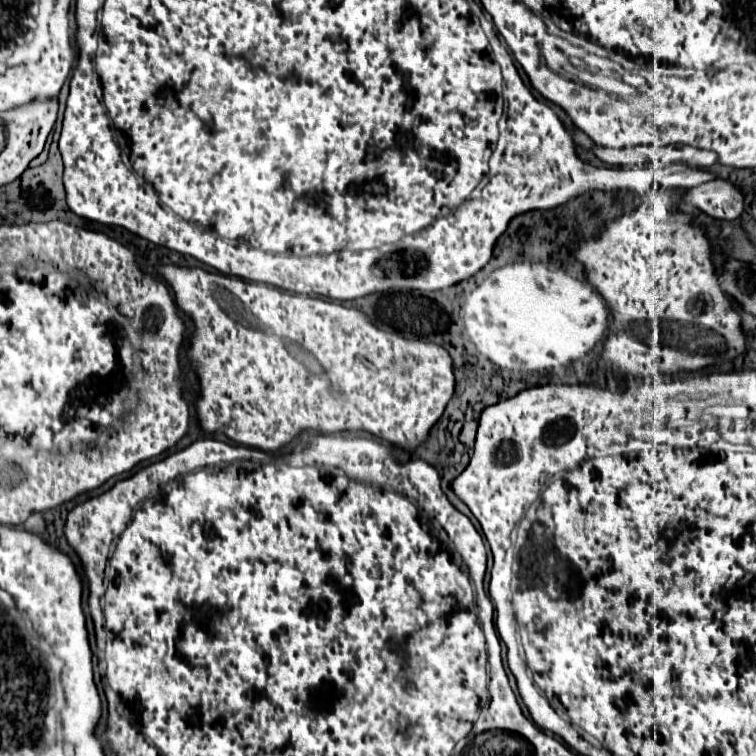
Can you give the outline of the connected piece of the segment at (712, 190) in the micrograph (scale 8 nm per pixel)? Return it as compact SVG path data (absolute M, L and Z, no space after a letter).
M715 179L689 189L685 201L693 203L701 211L717 219L737 219L743 213L745 203L741 191L725 179Z

